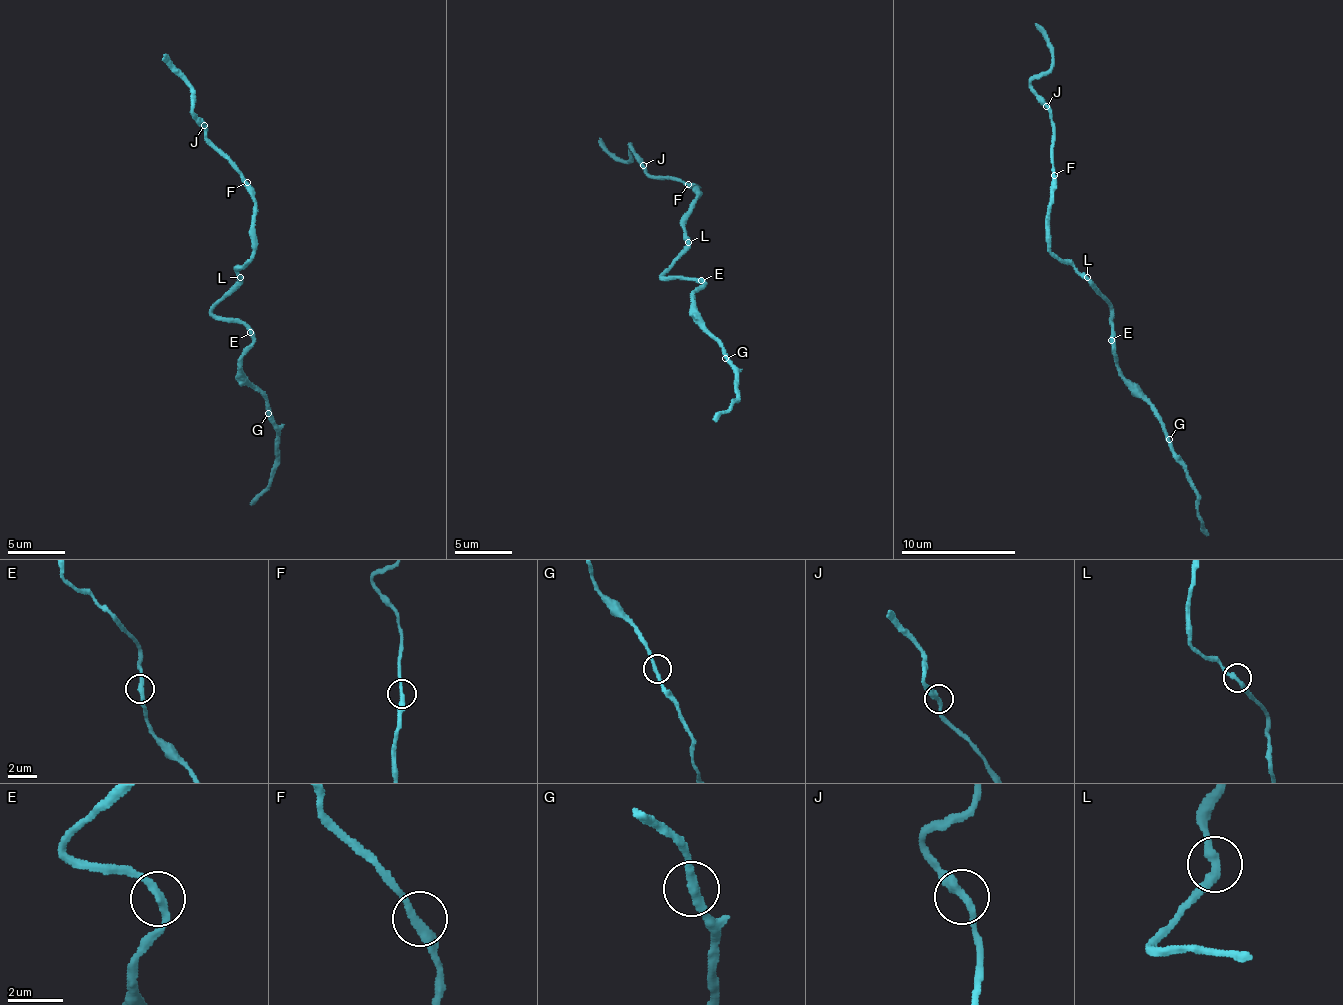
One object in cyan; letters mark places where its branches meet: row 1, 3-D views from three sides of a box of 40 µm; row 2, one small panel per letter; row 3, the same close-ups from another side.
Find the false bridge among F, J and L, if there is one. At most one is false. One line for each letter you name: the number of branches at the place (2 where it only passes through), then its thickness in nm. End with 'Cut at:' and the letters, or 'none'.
Cut at: none

